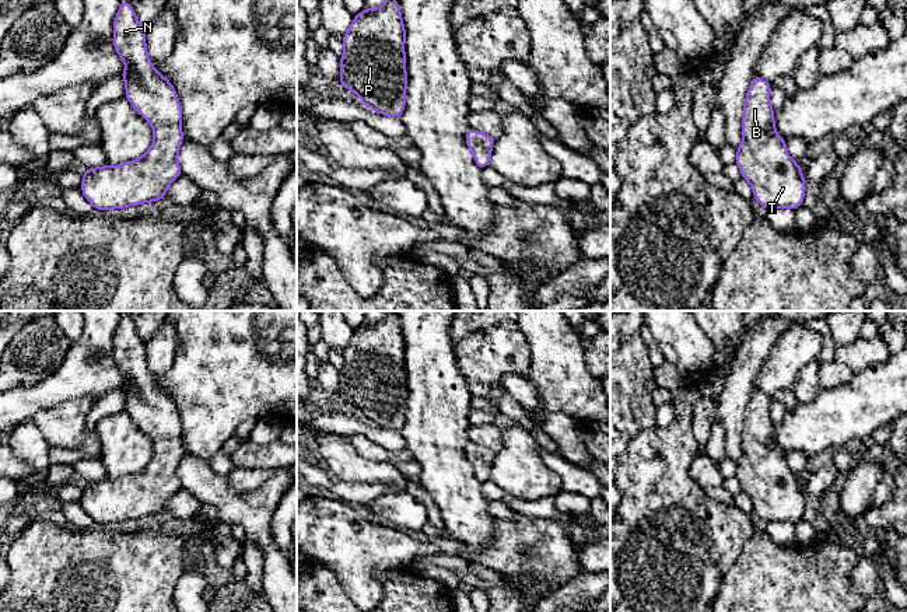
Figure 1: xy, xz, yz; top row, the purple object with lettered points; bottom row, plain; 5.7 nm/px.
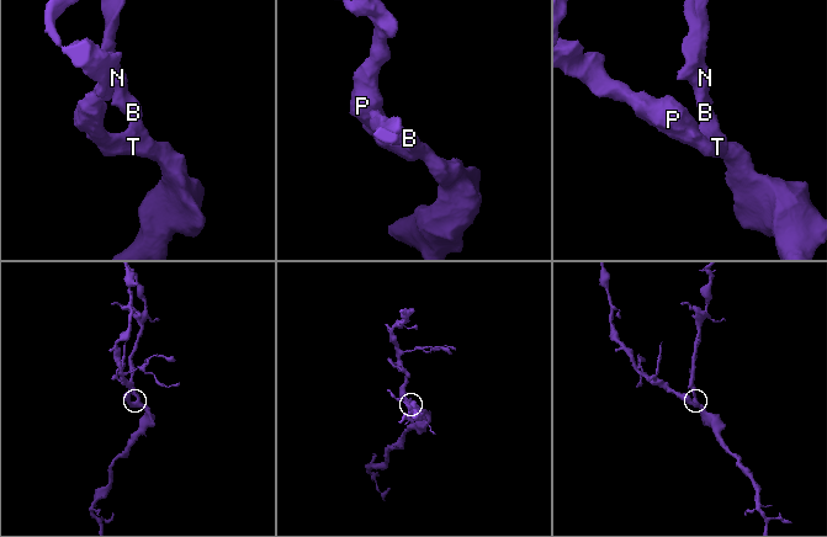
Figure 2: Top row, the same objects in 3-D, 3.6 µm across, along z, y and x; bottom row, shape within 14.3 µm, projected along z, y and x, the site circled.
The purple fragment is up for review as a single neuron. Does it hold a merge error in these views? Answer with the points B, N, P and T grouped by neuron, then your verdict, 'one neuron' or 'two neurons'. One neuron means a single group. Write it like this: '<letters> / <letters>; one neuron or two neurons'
B N P T; one neuron

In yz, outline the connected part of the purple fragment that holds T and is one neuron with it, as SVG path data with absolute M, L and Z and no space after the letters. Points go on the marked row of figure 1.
M757 74L753 76L743 106L743 140L736 148L735 162L766 210L795 210L803 203L805 178L799 164L788 154L787 141L775 130L771 87Z

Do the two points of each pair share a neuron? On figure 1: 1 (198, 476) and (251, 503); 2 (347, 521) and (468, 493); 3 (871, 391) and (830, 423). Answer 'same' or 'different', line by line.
1: same
2: different
3: same

